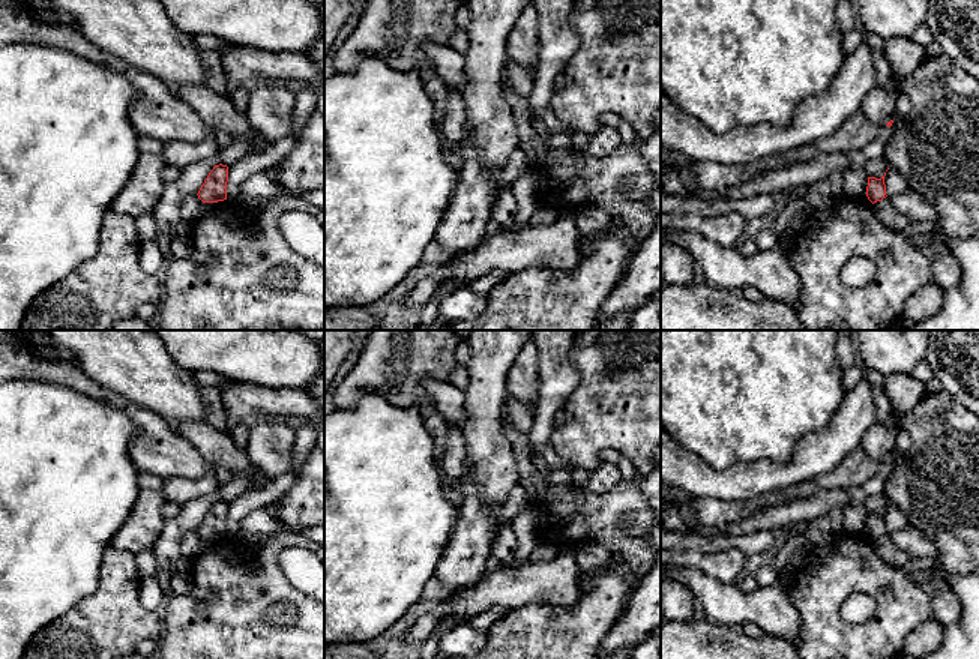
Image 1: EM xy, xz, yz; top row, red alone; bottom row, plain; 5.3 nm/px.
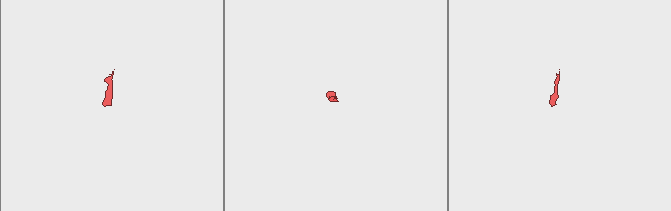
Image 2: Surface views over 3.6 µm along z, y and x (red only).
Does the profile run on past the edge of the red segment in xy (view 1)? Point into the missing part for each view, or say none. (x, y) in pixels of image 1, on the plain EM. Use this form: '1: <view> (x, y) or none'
1: none

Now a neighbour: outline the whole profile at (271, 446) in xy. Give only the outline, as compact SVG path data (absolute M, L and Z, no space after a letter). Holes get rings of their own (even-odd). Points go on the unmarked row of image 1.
M260 419L249 431L246 455L251 467L266 479L276 479L293 468L296 423Z

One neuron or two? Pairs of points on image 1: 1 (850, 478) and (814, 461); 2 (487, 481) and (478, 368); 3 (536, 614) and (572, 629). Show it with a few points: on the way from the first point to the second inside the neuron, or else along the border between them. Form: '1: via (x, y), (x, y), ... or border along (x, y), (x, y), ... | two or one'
1: border along (858, 446), (831, 470), (799, 484) | two
2: via (487, 452), (487, 397) | one
3: via (545, 623), (551, 629), (563, 629) | one

